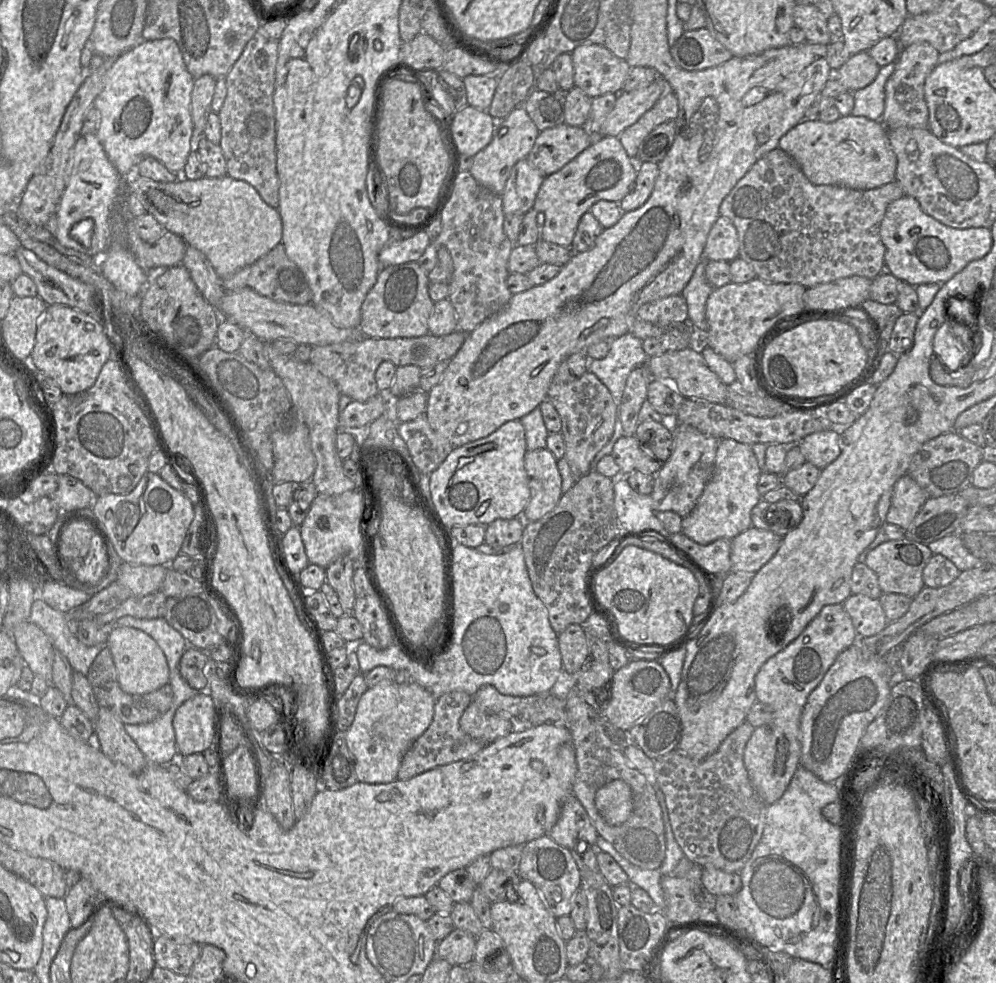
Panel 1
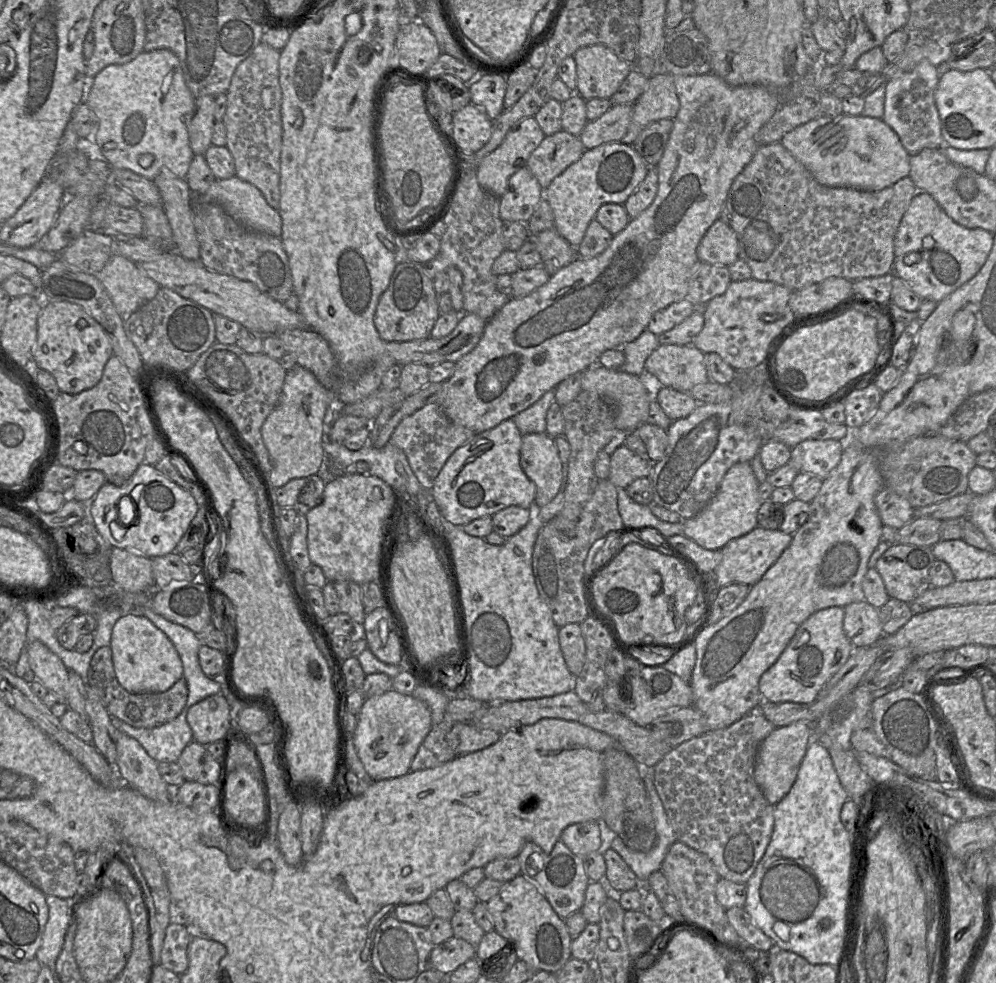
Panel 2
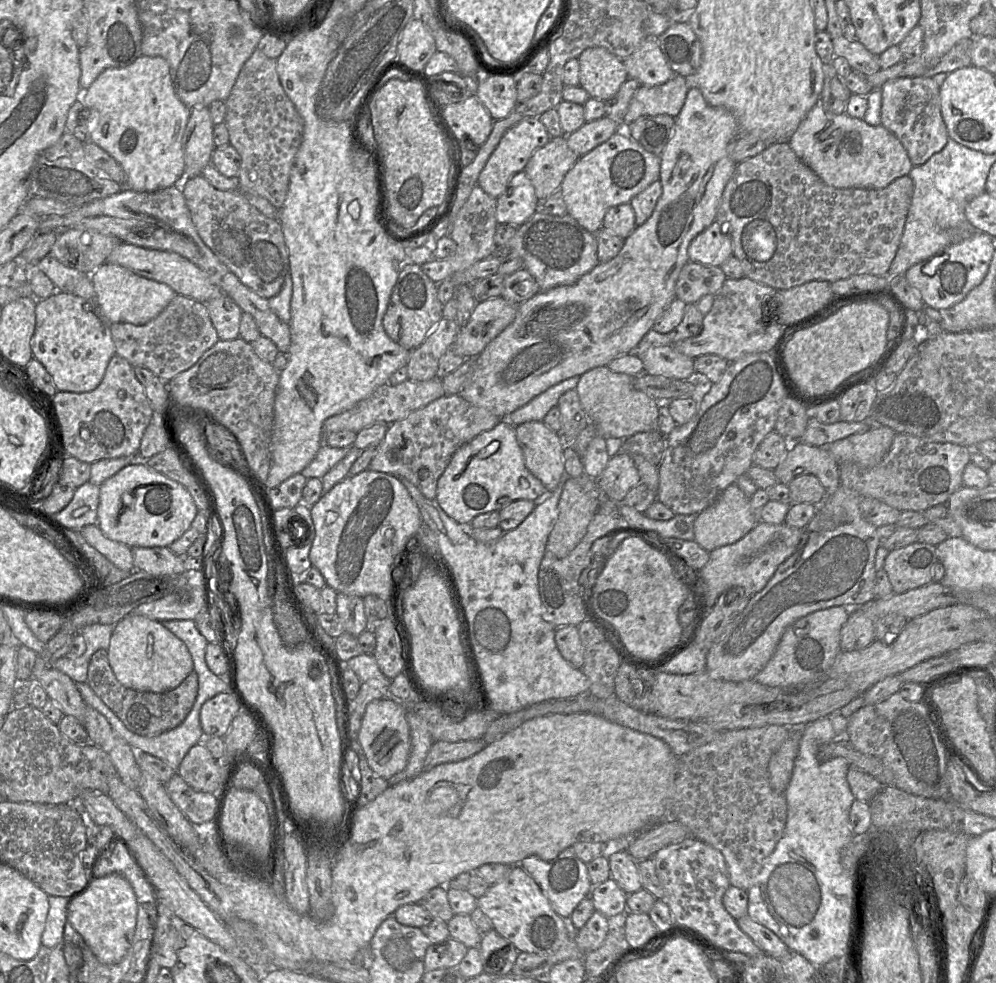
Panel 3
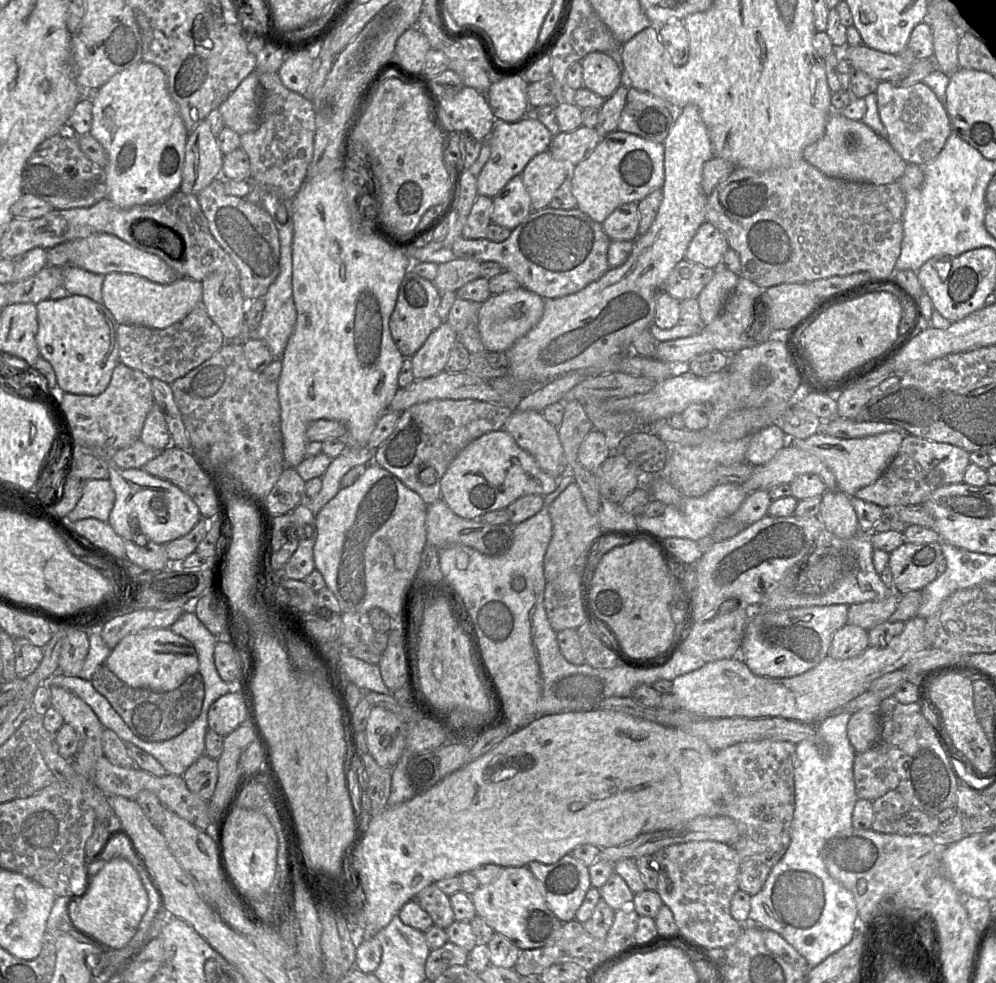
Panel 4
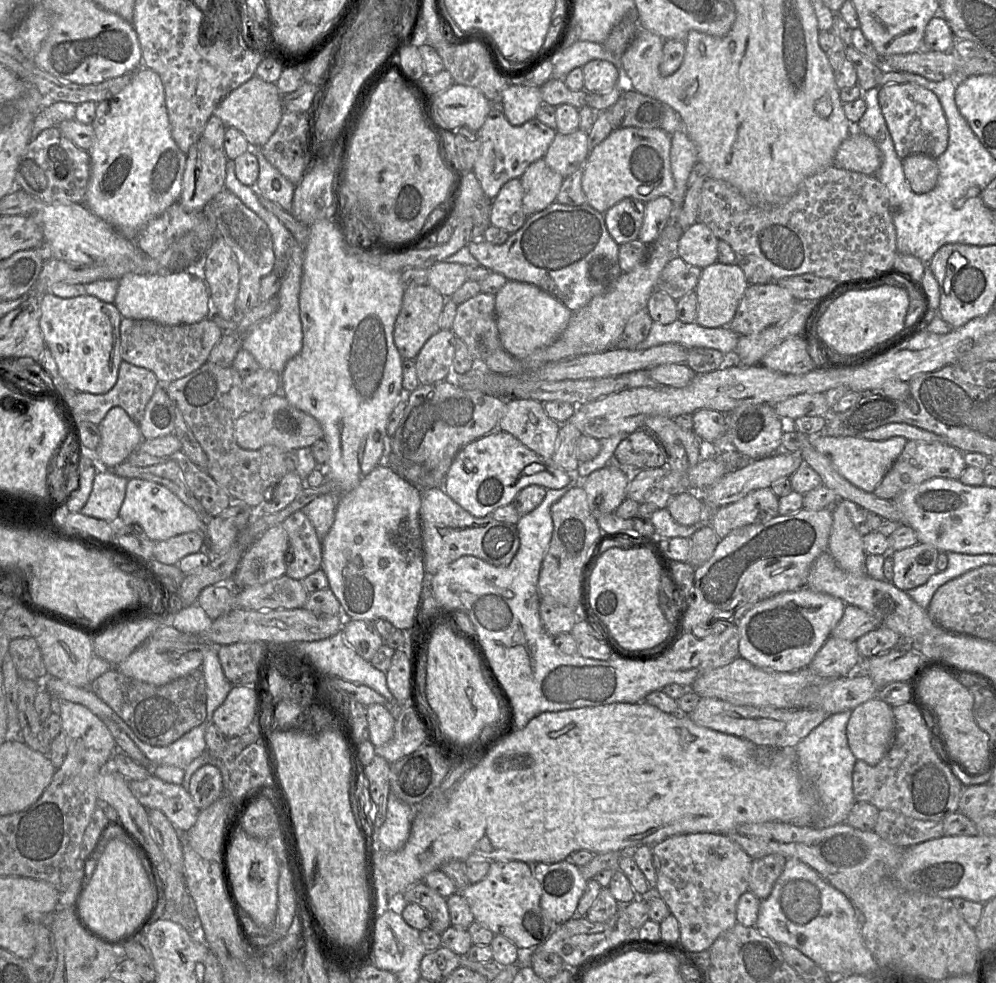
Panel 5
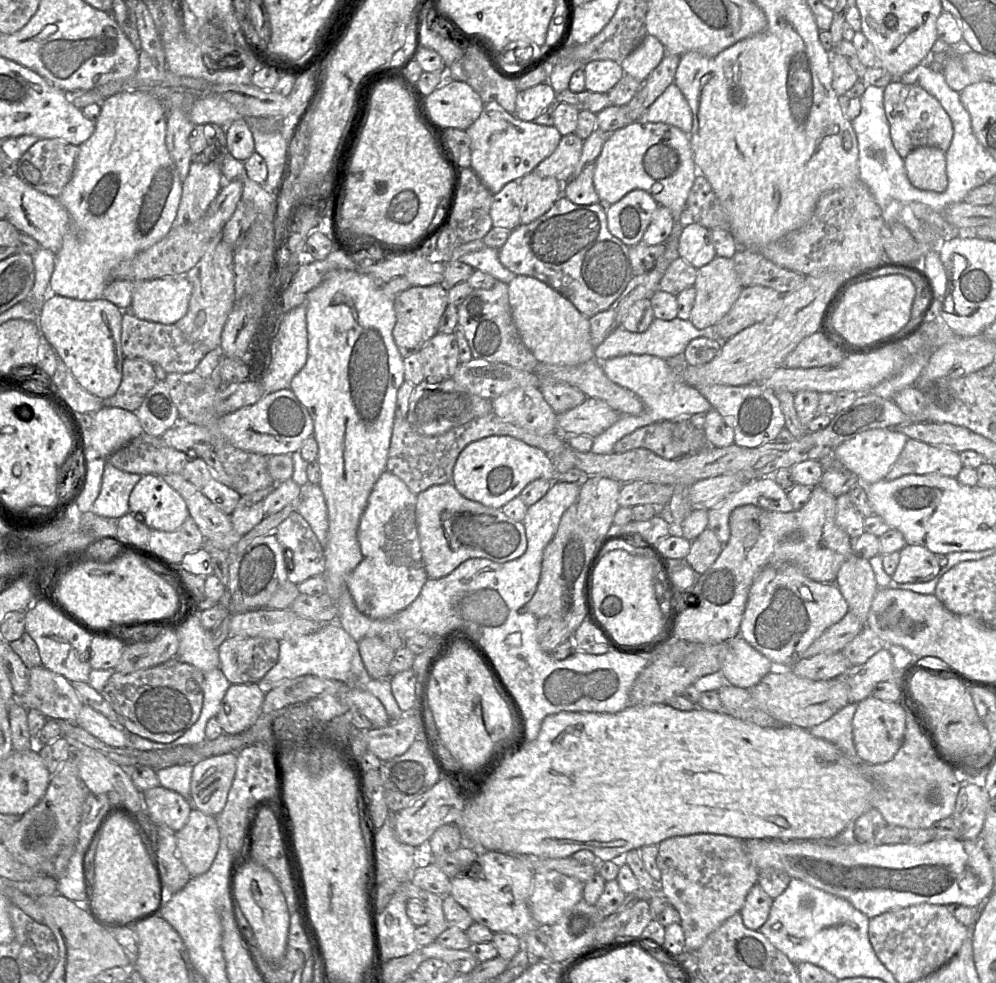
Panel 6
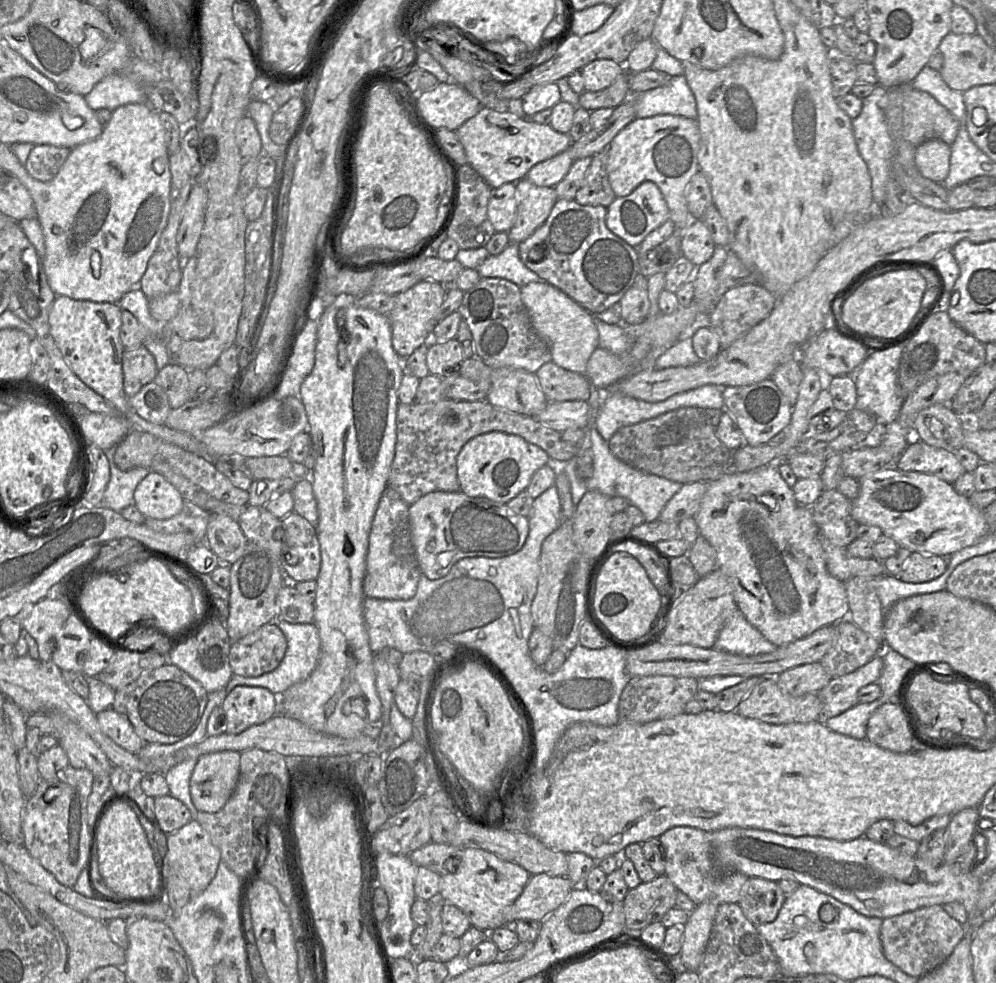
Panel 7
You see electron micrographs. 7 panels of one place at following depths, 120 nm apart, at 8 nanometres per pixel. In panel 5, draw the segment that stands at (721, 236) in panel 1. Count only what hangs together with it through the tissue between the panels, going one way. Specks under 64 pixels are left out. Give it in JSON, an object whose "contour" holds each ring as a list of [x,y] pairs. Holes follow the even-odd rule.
{"contour":[[[696,221],[680,238],[677,255],[690,265],[706,268],[718,261],[718,241],[710,228]]]}

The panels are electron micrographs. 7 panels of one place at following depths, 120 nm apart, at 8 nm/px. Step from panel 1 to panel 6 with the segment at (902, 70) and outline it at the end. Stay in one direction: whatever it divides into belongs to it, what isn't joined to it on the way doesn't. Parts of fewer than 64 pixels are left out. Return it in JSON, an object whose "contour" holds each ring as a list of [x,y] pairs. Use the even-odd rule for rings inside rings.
{"contour":[[[893,80],[884,88],[883,103],[892,143],[904,159],[913,149],[932,146],[946,152],[953,138],[953,125],[940,102],[921,86]]]}

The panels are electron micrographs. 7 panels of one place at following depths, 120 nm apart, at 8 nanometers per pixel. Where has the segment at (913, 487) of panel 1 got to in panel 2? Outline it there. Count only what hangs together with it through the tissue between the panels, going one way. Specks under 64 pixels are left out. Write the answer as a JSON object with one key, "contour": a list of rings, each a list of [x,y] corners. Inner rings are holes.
{"contour":[[[883,487],[874,498],[883,525],[900,529],[914,518],[914,508],[908,500],[888,487]]]}

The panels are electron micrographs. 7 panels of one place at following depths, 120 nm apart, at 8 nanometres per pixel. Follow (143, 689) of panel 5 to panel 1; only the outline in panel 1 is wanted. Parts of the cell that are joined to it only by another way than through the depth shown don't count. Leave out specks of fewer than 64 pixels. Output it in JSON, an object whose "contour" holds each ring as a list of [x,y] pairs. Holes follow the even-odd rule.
{"contour":[[[108,647],[97,655],[86,677],[100,707],[108,708],[124,725],[146,724],[155,721],[170,709],[173,702],[173,690],[169,683],[147,694],[136,695],[124,692],[119,684],[117,670]]]}

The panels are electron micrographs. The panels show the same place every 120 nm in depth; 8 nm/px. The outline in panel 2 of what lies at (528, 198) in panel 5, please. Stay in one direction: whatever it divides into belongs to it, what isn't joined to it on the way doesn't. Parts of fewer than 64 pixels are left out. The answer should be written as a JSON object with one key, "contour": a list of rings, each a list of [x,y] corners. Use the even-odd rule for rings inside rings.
{"contour":[[[561,130],[545,136],[530,154],[526,166],[545,190],[557,176],[578,161],[585,150],[578,136]]]}

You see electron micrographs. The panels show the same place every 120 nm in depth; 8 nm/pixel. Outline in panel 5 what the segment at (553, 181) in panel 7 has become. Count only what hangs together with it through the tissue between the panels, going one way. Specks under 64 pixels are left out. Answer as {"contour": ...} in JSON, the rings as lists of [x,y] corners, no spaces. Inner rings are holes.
{"contour":[[[577,129],[570,134],[556,133],[543,159],[551,169],[566,178],[583,168],[589,152],[588,133]]]}

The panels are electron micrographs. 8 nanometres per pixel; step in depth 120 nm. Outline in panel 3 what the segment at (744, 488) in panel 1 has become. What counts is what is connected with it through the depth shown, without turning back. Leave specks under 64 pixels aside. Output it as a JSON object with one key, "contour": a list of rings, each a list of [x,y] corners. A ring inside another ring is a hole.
{"contour":[[[736,483],[729,485],[720,496],[694,521],[694,541],[708,552],[733,544],[747,535],[758,523],[758,514],[750,506],[750,500]]]}

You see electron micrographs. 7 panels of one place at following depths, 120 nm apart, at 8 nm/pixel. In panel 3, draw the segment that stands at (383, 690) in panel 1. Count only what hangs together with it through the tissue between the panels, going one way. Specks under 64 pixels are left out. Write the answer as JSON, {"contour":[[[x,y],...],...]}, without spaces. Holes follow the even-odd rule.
{"contour":[[[389,698],[370,702],[361,718],[361,728],[357,738],[370,768],[385,780],[401,772],[410,755],[410,730],[406,720],[406,710]]]}

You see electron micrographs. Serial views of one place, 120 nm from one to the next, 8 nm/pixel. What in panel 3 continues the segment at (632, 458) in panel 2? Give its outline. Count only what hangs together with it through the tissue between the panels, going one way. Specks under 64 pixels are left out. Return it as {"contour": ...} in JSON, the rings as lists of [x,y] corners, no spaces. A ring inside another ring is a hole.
{"contour":[[[623,450],[610,457],[597,480],[604,494],[617,503],[622,503],[629,490],[641,482],[632,456]]]}

